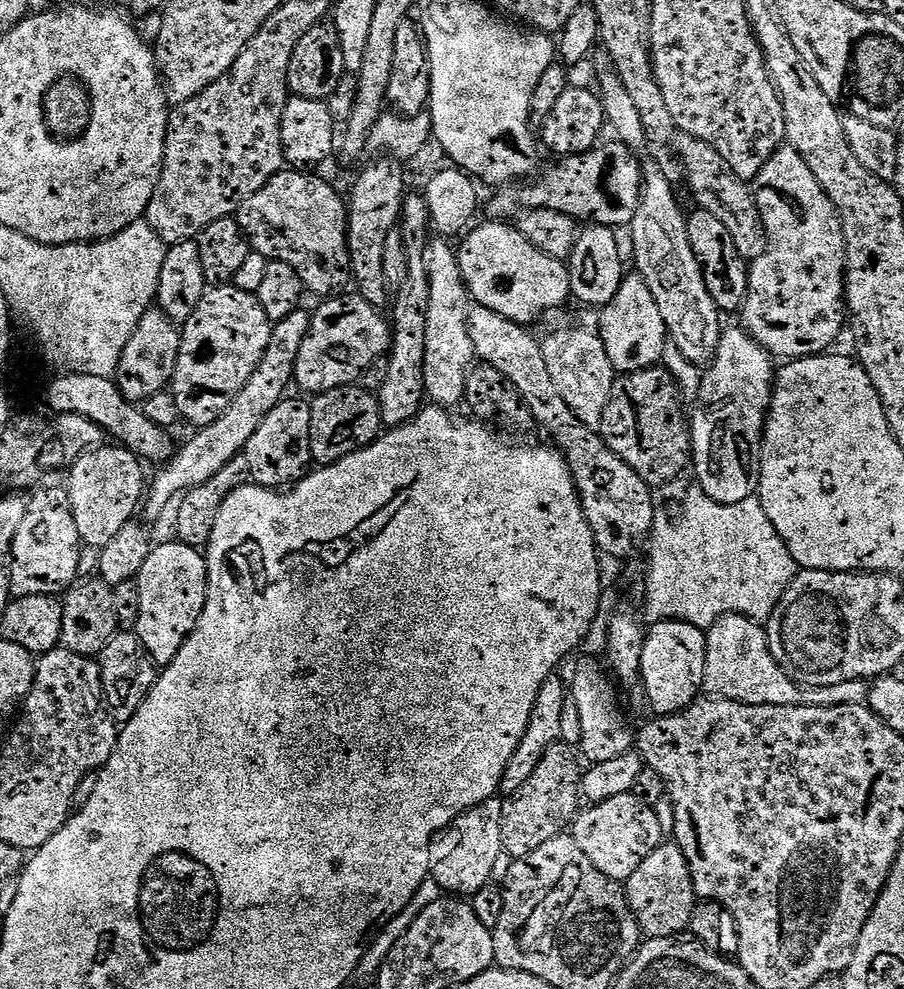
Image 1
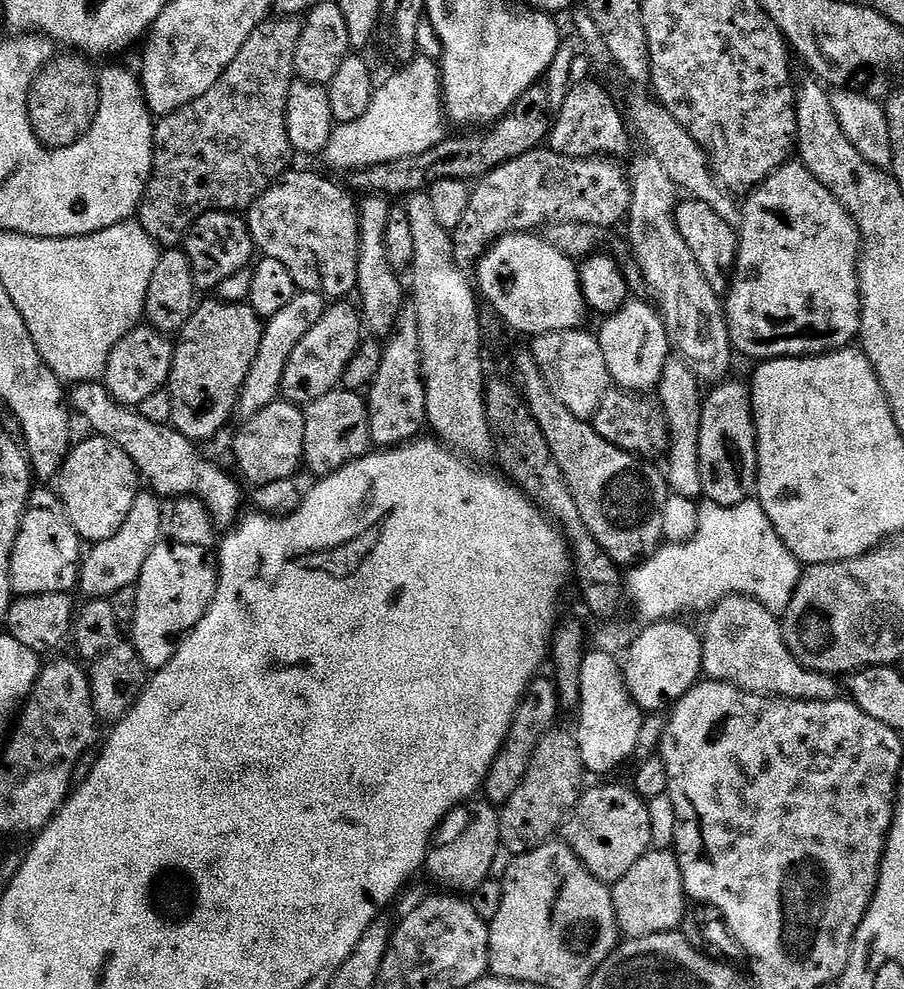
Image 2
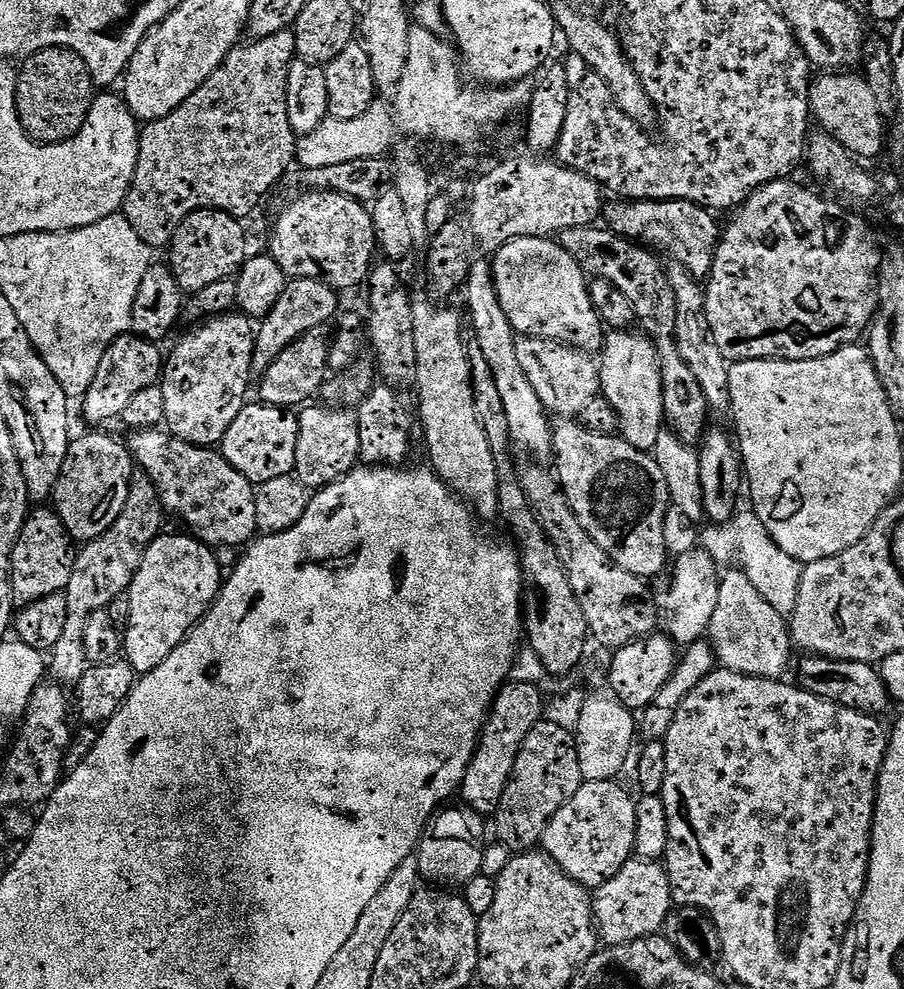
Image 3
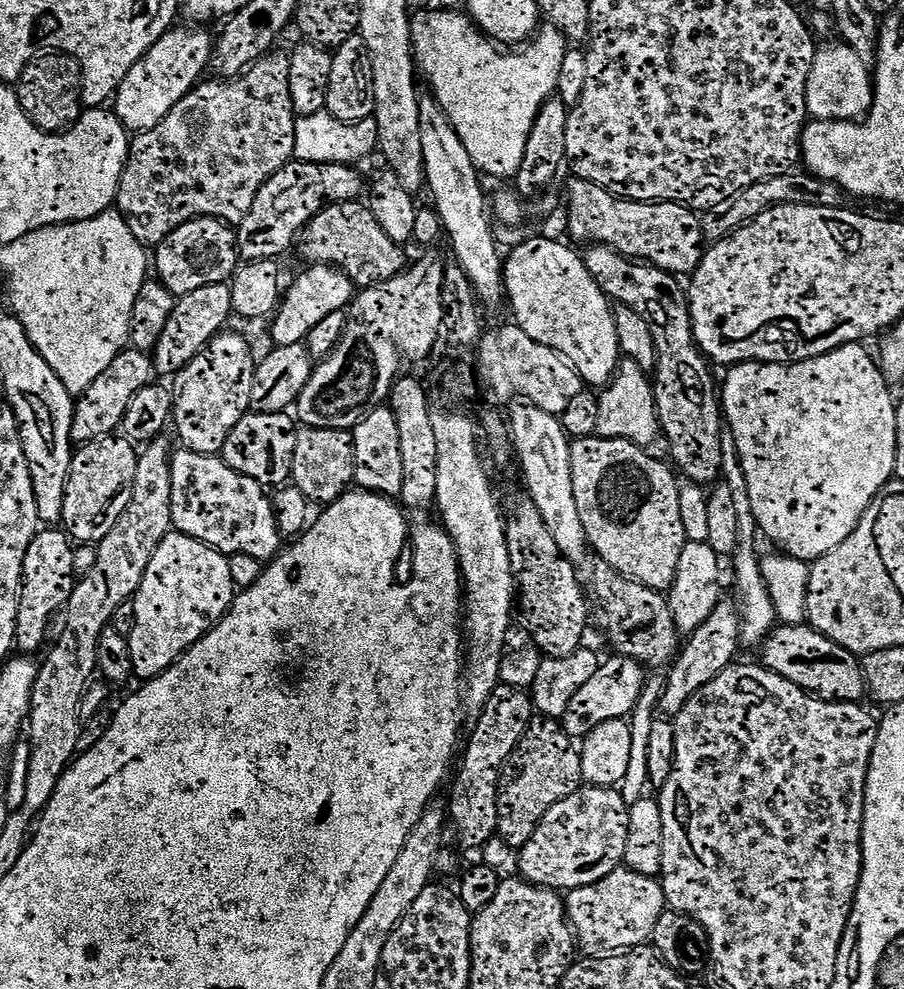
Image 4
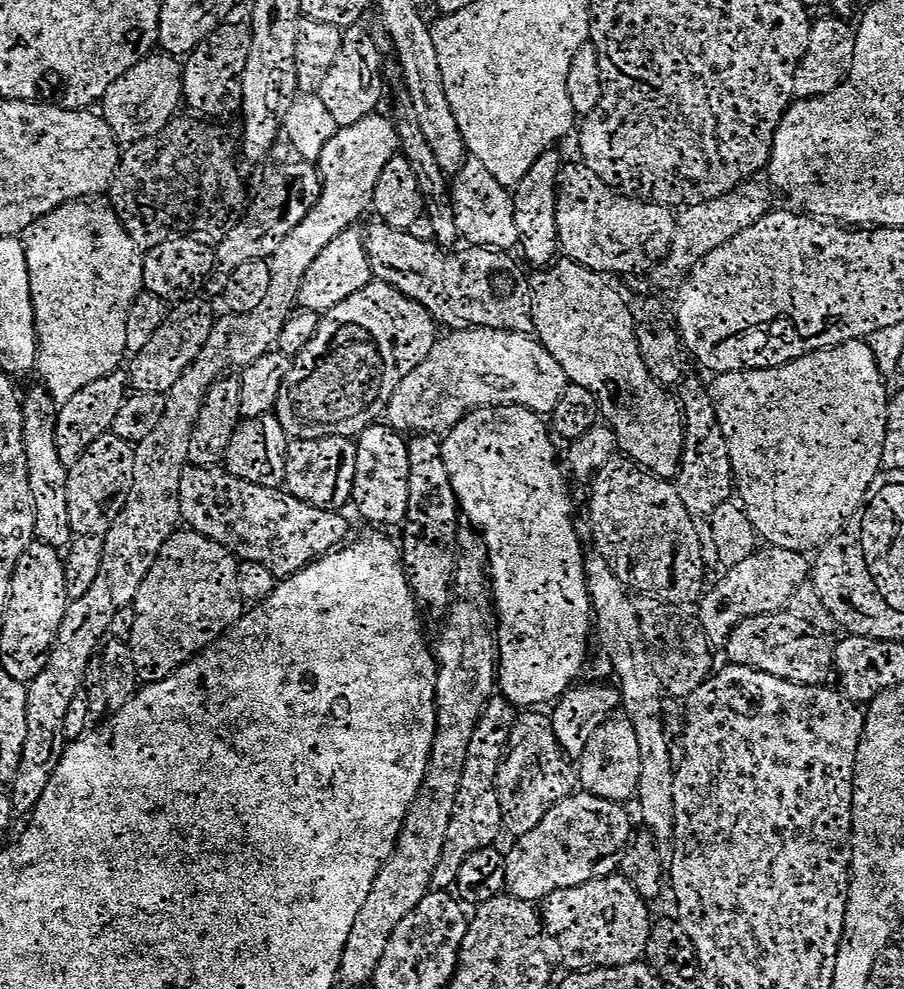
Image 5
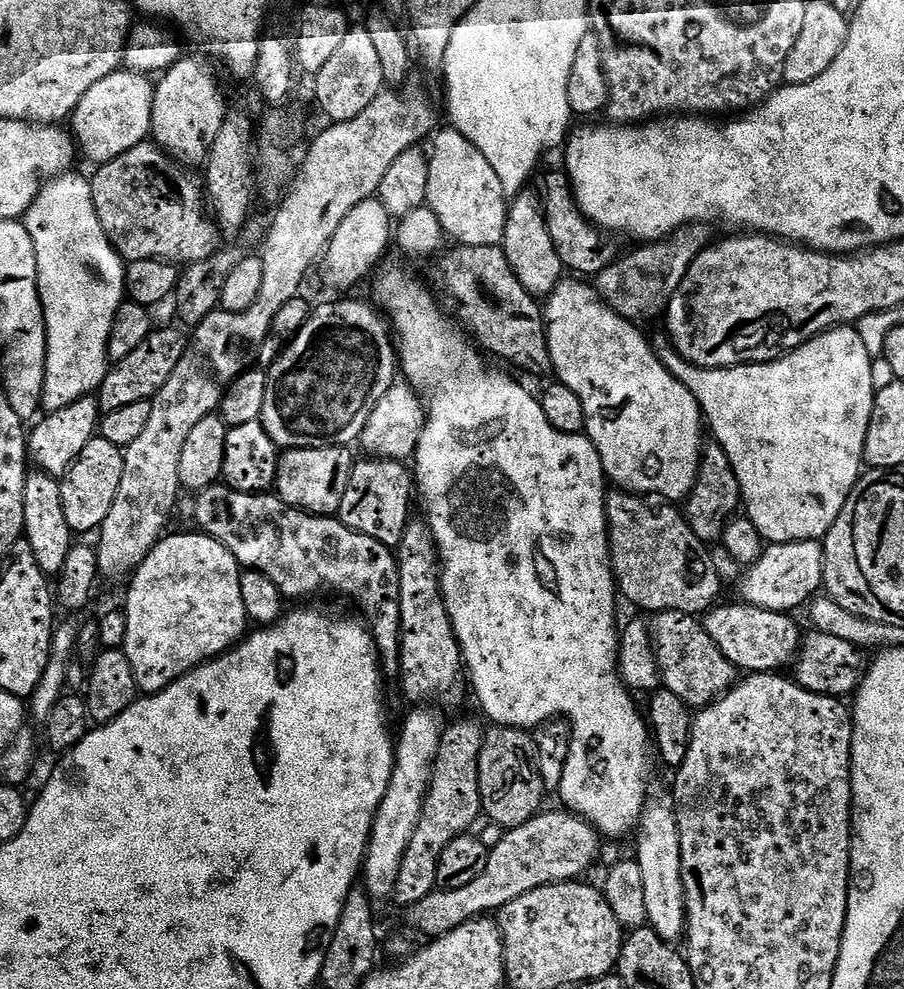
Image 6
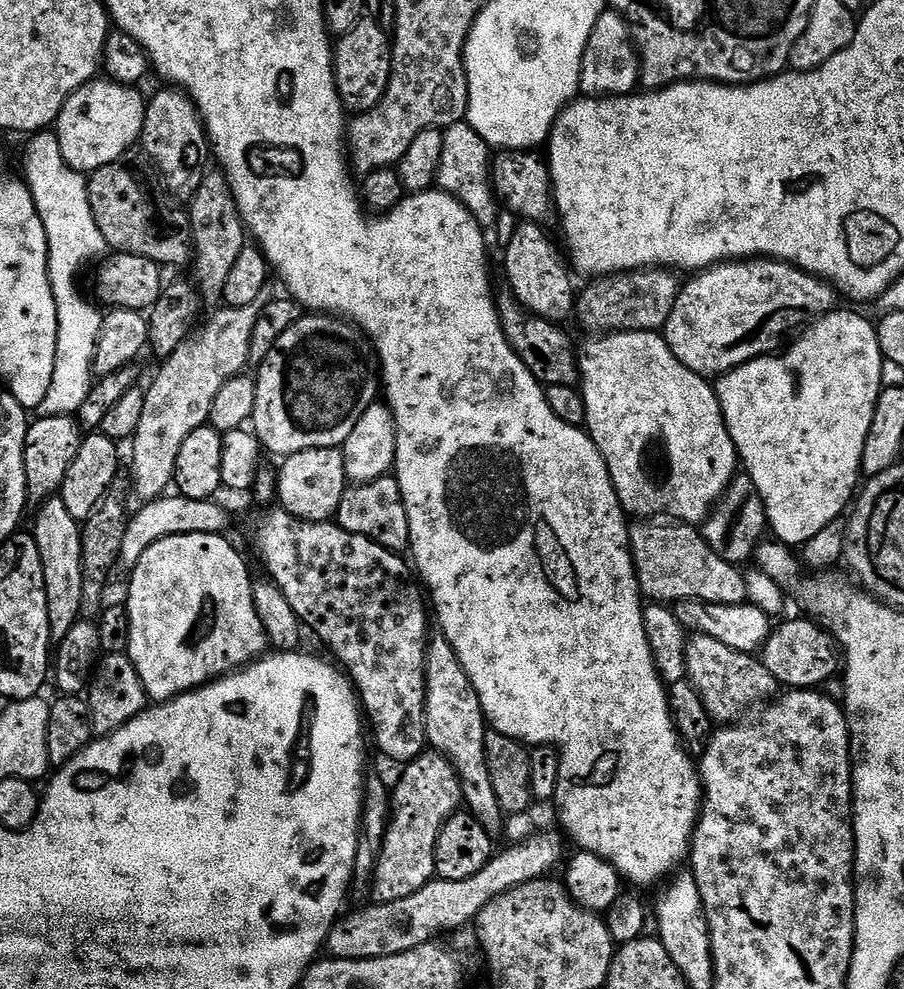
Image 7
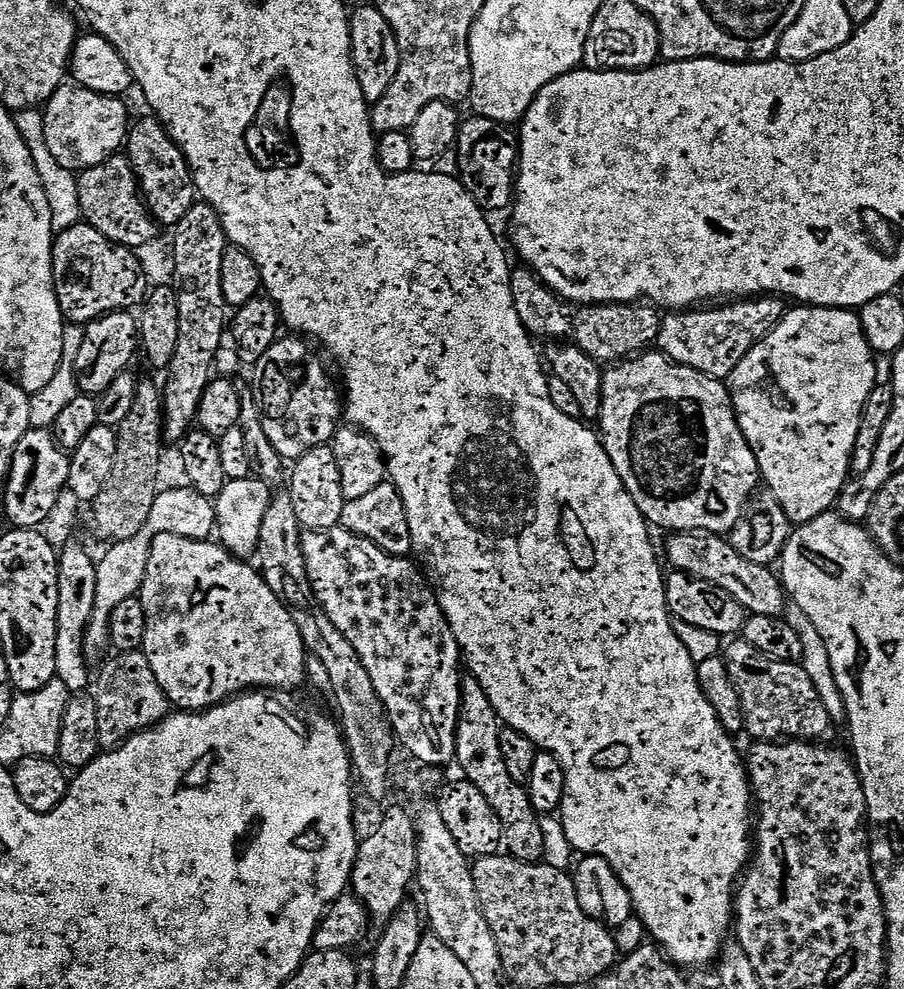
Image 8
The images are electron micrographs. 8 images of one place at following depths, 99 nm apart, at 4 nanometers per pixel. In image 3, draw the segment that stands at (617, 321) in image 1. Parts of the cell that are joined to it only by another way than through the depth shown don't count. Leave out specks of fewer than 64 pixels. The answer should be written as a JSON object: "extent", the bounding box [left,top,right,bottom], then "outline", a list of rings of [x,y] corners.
{"extent":[598,330,666,453],"outline":[[[636,330],[609,331],[598,356],[601,389],[620,388],[618,412],[628,423],[622,439],[638,450],[651,453],[659,432],[666,428],[664,419],[664,387],[656,348],[647,336]]]}

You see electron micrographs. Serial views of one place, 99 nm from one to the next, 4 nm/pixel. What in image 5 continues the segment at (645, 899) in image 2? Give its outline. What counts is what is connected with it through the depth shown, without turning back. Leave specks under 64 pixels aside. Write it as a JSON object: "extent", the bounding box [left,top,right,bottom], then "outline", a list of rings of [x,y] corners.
{"extent":[542,874,653,972],"outline":[[[609,874],[599,880],[591,880],[582,886],[566,890],[554,890],[542,901],[542,928],[556,939],[556,948],[564,964],[572,972],[586,972],[590,968],[617,968],[635,964],[641,959],[652,933],[653,917],[648,917],[642,892],[621,874]]]}

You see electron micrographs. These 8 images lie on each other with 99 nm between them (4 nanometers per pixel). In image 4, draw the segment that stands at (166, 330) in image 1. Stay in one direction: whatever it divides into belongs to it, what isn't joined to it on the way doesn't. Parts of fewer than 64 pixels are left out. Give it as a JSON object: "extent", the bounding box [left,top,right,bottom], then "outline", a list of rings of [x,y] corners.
{"extent":[71,347,153,446],"outline":[[[125,347],[118,358],[114,358],[114,362],[110,362],[110,366],[106,366],[106,370],[98,374],[98,378],[90,382],[88,389],[79,393],[73,410],[71,439],[81,446],[89,440],[113,435],[119,429],[126,406],[130,406],[130,398],[134,398],[138,390],[153,383],[153,380],[153,357],[147,351]]]}

